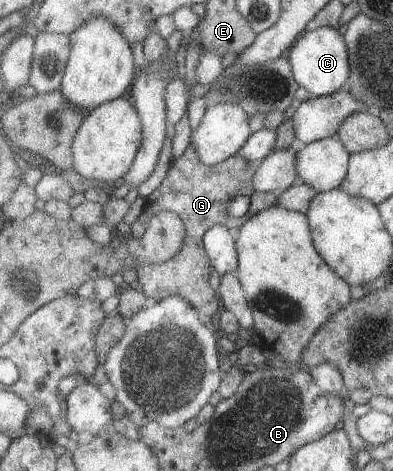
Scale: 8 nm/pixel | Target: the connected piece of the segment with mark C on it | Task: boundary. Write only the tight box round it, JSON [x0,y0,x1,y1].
[288,26,350,97]

